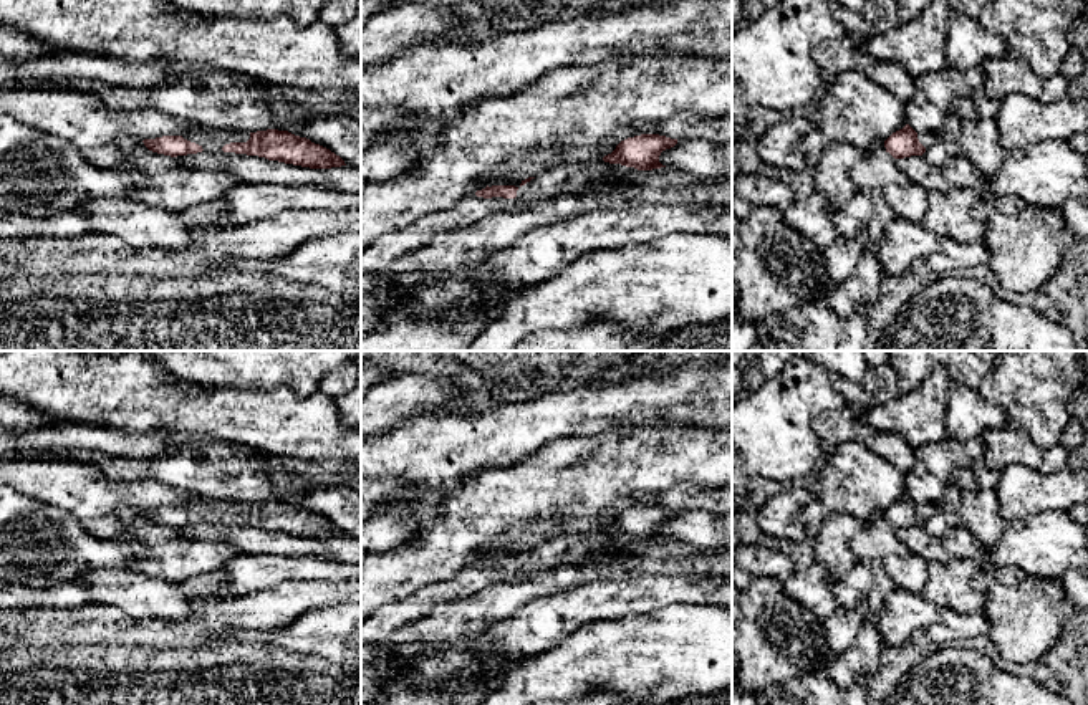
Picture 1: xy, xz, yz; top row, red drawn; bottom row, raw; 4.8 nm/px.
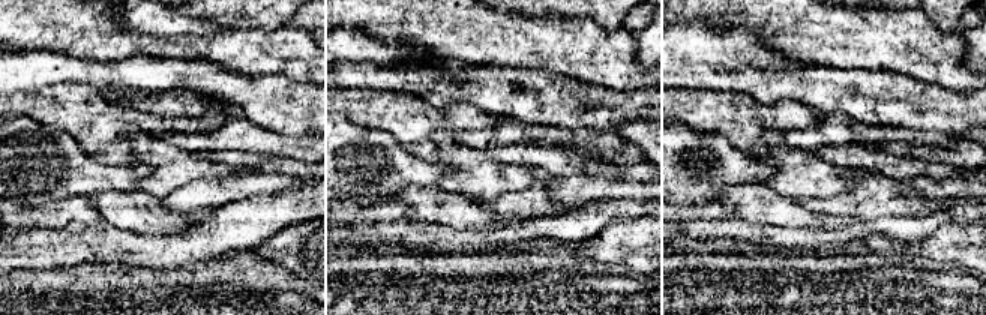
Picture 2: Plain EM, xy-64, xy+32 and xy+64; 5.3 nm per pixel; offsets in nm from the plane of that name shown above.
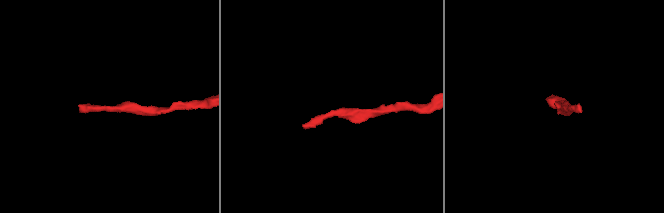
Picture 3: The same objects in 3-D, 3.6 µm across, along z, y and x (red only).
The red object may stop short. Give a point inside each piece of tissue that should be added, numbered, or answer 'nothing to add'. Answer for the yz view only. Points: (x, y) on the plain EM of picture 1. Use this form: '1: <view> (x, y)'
1: yz (926, 508)

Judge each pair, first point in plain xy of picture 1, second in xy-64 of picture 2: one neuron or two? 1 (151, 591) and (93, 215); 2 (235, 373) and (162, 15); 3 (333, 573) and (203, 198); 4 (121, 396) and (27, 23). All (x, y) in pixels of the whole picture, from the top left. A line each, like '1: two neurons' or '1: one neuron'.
1: two neurons
2: two neurons
3: one neuron
4: one neuron

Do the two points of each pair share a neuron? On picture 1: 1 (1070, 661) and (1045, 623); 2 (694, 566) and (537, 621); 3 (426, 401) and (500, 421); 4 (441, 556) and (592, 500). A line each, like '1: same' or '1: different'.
1: different
2: different
3: different
4: same

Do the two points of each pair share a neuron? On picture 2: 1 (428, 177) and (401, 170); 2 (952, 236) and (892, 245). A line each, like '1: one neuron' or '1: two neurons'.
1: one neuron
2: one neuron

